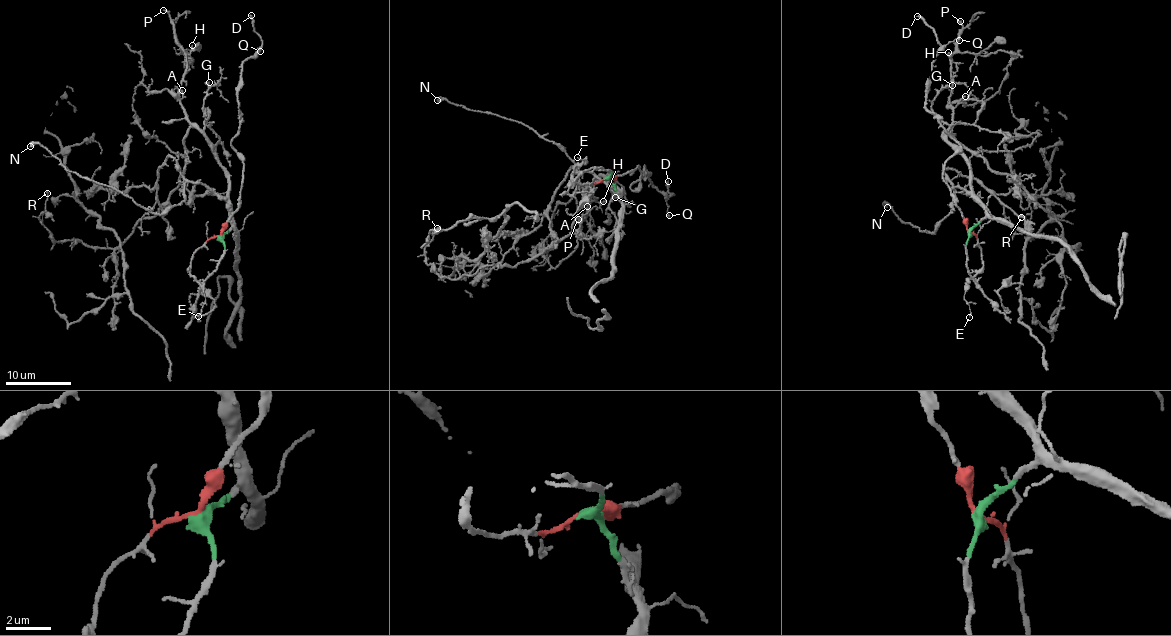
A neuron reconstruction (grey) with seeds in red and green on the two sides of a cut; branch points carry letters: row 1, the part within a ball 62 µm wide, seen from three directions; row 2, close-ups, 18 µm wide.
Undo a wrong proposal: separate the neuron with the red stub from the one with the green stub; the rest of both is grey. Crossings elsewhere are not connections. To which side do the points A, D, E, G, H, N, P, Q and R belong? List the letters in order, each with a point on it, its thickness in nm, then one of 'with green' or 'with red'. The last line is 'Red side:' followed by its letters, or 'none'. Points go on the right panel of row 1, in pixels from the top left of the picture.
A: (965, 96) | 130 nm | with green
D: (917, 16) | 240 nm | with red
E: (969, 317) | 90 nm | with red
G: (952, 85) | 100 nm | with green
H: (948, 52) | 160 nm | with green
N: (887, 207) | 400 nm | with green
P: (960, 21) | 190 nm | with green
Q: (959, 40) | 170 nm | with red
R: (1021, 217) | 120 nm | with green
Red side: D, E, Q

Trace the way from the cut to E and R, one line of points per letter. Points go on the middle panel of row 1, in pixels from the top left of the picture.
E: (607, 178), (590, 184), (575, 183), (572, 172), (587, 157), (581, 160), (577, 157)
R: (607, 178), (619, 200), (602, 175), (584, 191), (570, 233), (511, 267), (443, 278), (425, 258), (437, 228)

